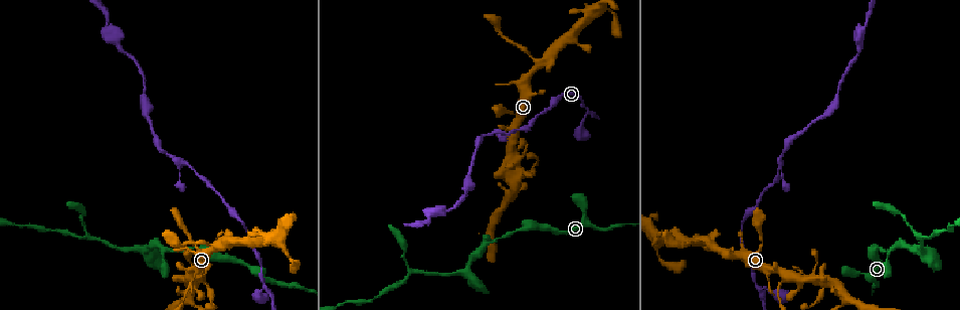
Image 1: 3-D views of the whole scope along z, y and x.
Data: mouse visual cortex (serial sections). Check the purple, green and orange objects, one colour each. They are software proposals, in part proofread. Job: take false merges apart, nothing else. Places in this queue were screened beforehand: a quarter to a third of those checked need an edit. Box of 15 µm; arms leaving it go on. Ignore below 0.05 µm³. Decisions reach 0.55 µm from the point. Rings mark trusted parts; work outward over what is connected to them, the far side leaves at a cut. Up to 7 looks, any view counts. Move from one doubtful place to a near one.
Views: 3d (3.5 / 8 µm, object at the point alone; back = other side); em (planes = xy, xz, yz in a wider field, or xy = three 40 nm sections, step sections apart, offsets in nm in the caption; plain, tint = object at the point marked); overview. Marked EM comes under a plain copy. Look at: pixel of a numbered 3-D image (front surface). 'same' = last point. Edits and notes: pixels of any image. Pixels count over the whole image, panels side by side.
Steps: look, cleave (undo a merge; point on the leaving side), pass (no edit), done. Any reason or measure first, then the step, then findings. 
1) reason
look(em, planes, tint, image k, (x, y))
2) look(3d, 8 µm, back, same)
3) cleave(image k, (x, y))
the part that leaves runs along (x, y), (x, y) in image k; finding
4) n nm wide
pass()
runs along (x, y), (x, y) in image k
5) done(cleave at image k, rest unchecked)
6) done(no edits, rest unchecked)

look(3d, 3.5 µm, image 1, (180, 161))

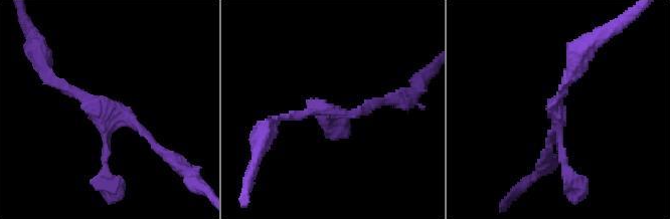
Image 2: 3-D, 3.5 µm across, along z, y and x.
3 arms; arms of 100, 150, 150 nm; now the EM
look(em, planes, tint, image 2, (340, 113))

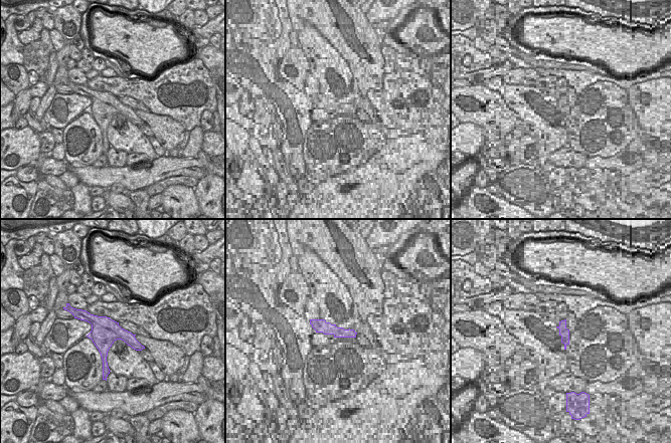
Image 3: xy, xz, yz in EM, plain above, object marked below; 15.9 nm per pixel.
pass()
runs along (167, 156), (130, 120), (58, 82) in image 2; all the same cell

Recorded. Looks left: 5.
sharp bend
look(3d, 3.5 µm, image 1, (587, 110))

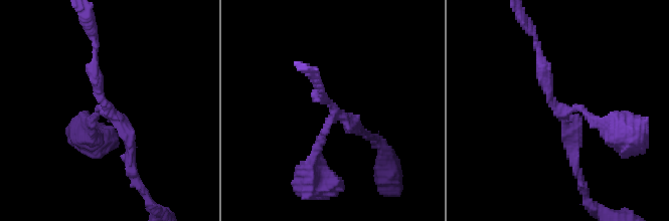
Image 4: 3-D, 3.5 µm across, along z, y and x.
3 arms; arms of 200, 200, 200 nm
look(em, xy, step 5, tint, image 4, (331, 115))

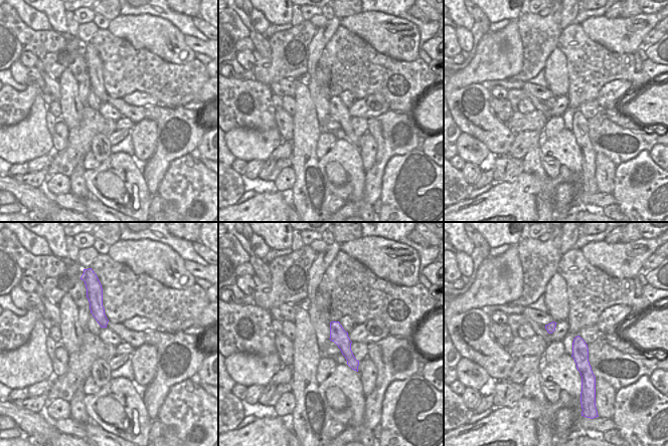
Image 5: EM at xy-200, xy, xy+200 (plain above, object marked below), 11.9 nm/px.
pass()
runs along (333, 323), (355, 367) in image 5; continuous, no second cell

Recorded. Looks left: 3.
three arms meet
look(3d, 3.5 µm, image 1, (490, 243))

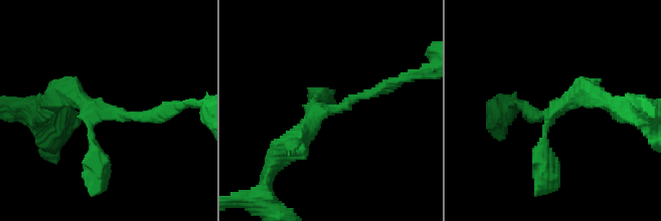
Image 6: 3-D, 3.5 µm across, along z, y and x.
shape alone is not enough
look(em, planes, tint, image 6, (322, 113))

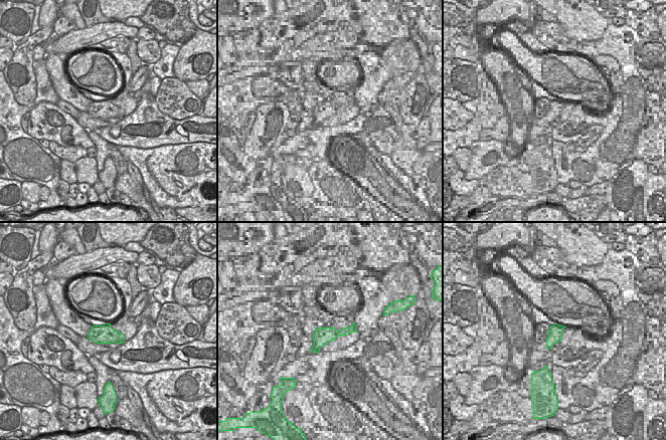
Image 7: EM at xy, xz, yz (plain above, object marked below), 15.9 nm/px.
look(em, xy, step 5, tint, same)

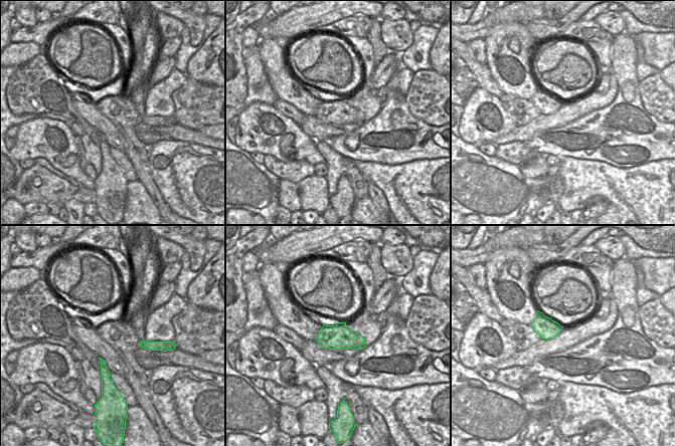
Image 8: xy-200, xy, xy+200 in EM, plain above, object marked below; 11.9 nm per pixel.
3 arms
pass()
runs along (383, 85), (318, 112), (281, 153) in image 6; all the same cell

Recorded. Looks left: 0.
done(no edits, rest unchecked)

